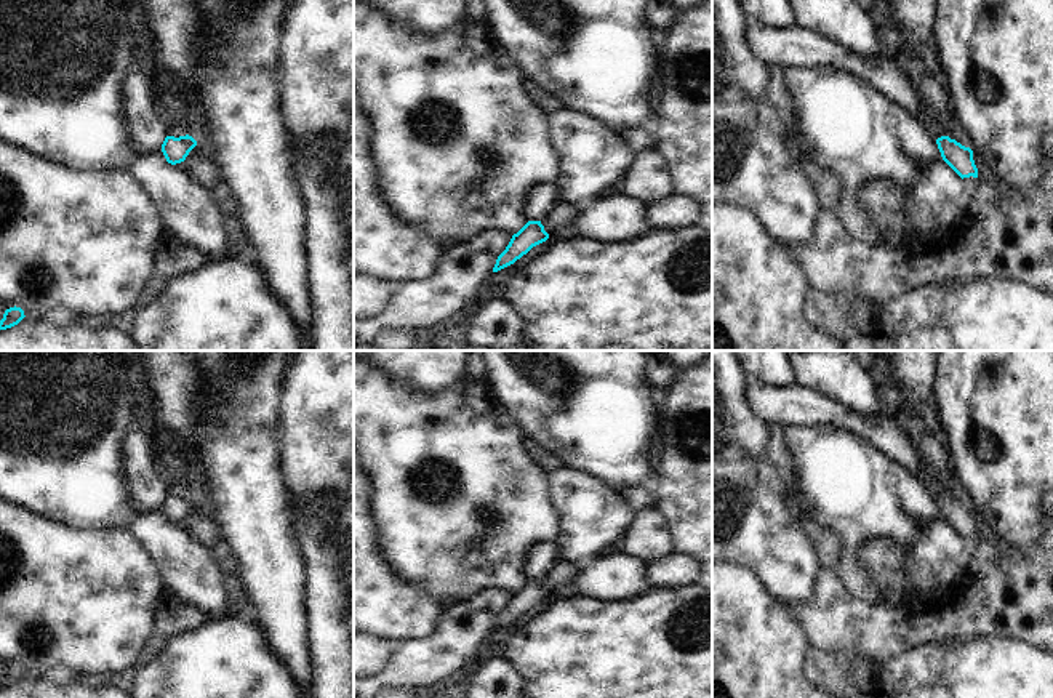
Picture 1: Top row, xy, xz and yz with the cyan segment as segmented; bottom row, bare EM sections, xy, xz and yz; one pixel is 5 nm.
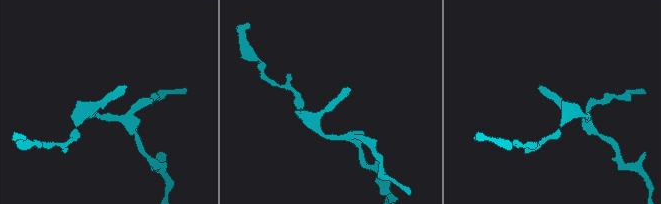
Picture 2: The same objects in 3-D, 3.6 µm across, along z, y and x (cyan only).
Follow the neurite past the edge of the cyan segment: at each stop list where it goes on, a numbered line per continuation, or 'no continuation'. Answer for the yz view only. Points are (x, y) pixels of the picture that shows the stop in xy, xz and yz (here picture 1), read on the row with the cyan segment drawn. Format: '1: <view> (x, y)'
1: yz (928, 124)

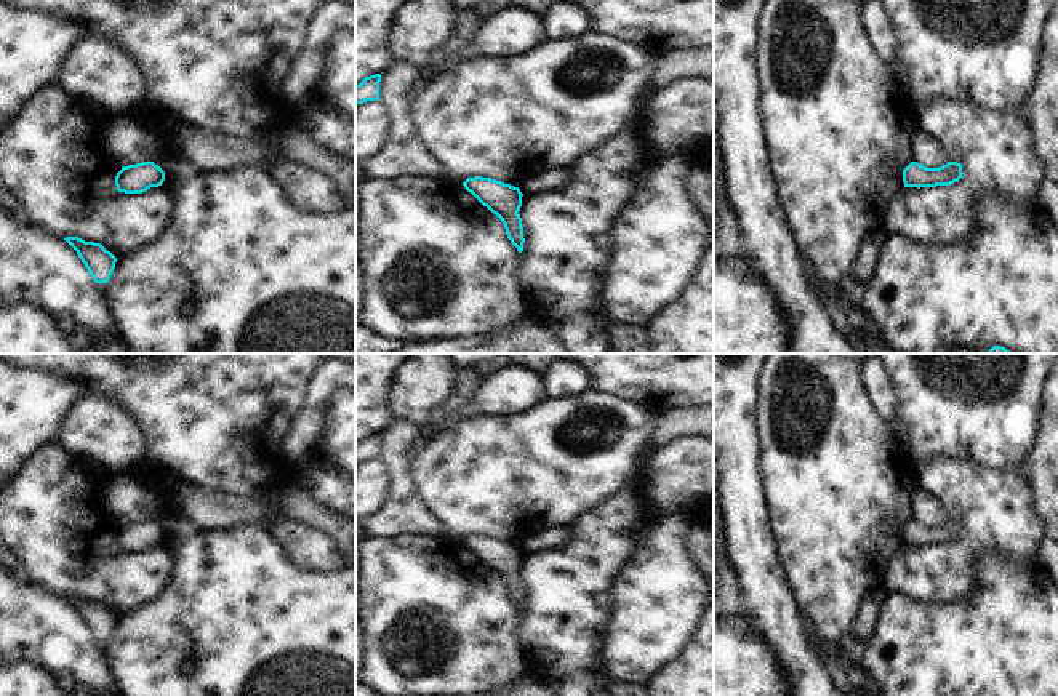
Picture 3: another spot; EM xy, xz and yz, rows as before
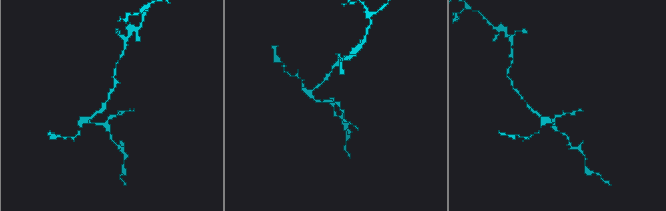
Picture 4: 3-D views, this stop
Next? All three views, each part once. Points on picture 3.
no continuation

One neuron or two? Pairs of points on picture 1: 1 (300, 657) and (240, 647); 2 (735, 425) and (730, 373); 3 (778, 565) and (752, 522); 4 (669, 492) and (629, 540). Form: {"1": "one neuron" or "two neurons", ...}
{"1": "two neurons", "2": "one neuron", "3": "one neuron", "4": "two neurons"}

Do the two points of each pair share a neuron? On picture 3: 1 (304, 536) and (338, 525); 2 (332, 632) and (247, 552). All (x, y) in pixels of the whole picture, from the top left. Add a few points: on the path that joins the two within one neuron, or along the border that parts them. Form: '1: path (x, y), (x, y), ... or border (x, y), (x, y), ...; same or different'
1: border (287, 516), (320, 528), (338, 549); different
2: path (311, 616), (268, 573); same

